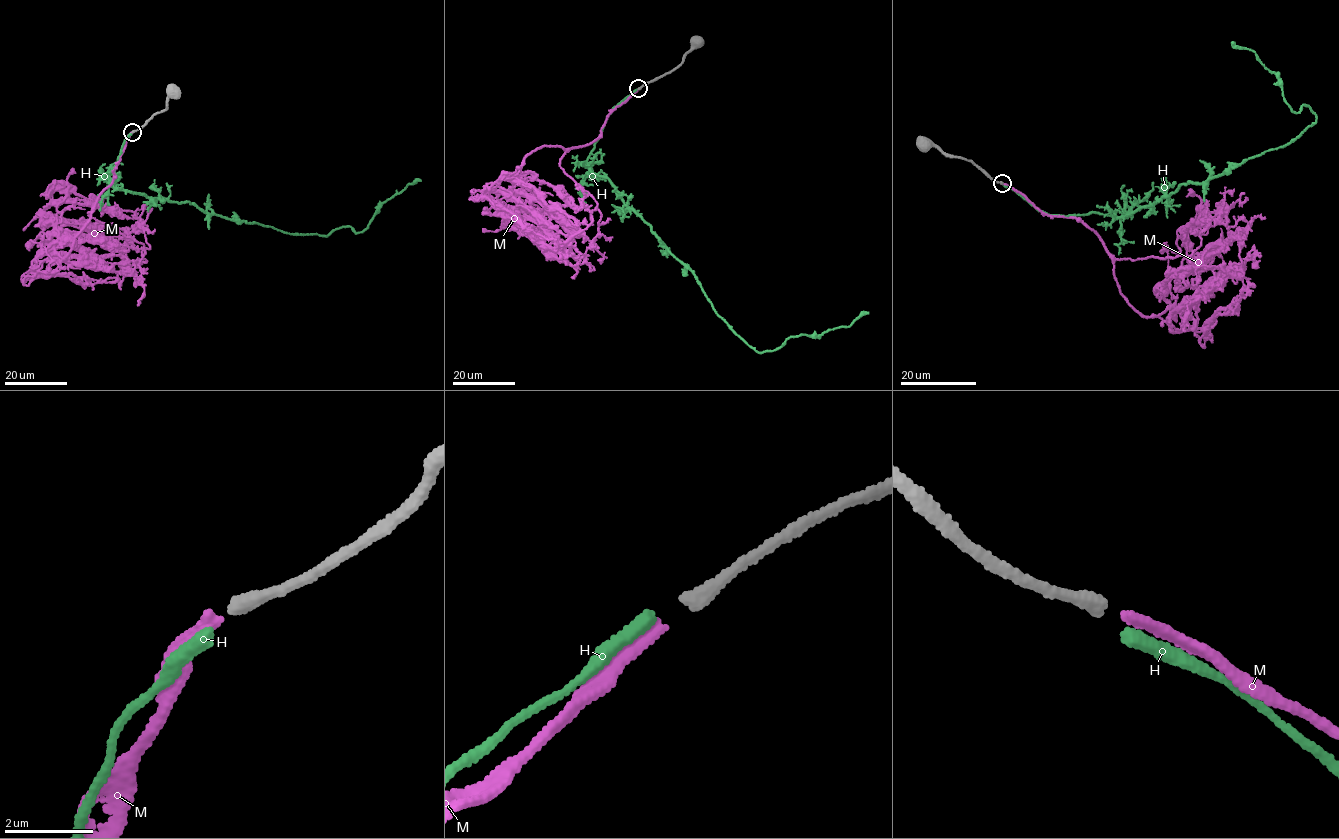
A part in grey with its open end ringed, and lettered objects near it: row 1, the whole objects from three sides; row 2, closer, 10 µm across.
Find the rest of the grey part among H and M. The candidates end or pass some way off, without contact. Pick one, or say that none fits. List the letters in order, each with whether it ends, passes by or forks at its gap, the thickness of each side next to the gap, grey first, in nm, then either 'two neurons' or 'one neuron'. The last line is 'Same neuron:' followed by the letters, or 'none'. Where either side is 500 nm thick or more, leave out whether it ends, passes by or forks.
H: it ends there; 360 nm thick on the grey side, 320 nm on the other; two neurons
M: it ends there; 360 nm thick on the grey side, 280 nm on the other; two neurons
Same neuron: none

